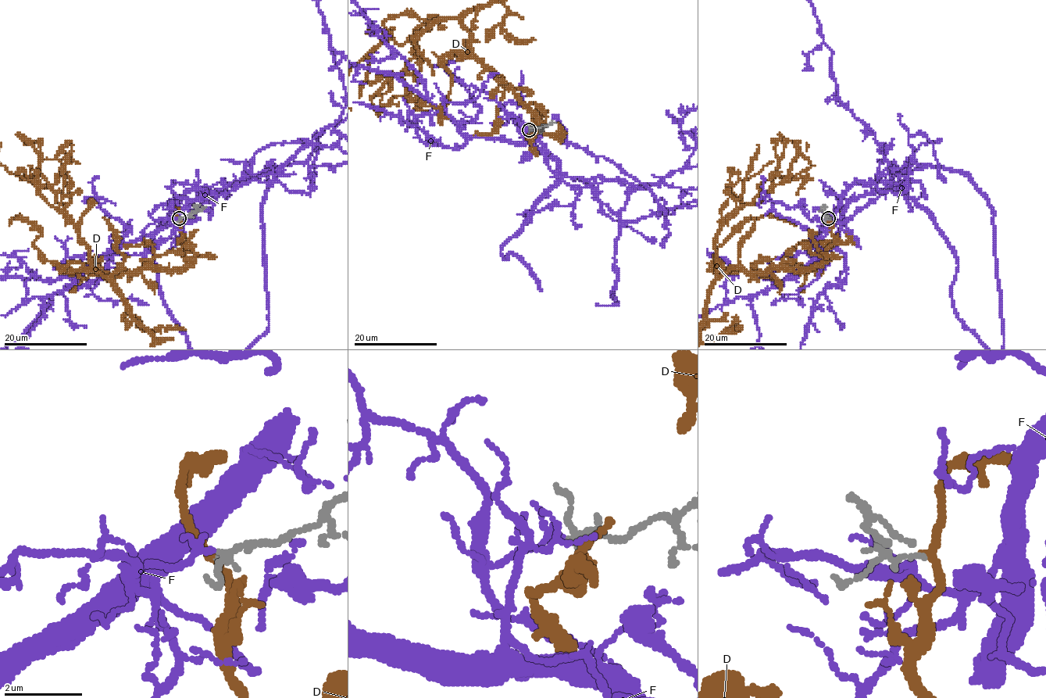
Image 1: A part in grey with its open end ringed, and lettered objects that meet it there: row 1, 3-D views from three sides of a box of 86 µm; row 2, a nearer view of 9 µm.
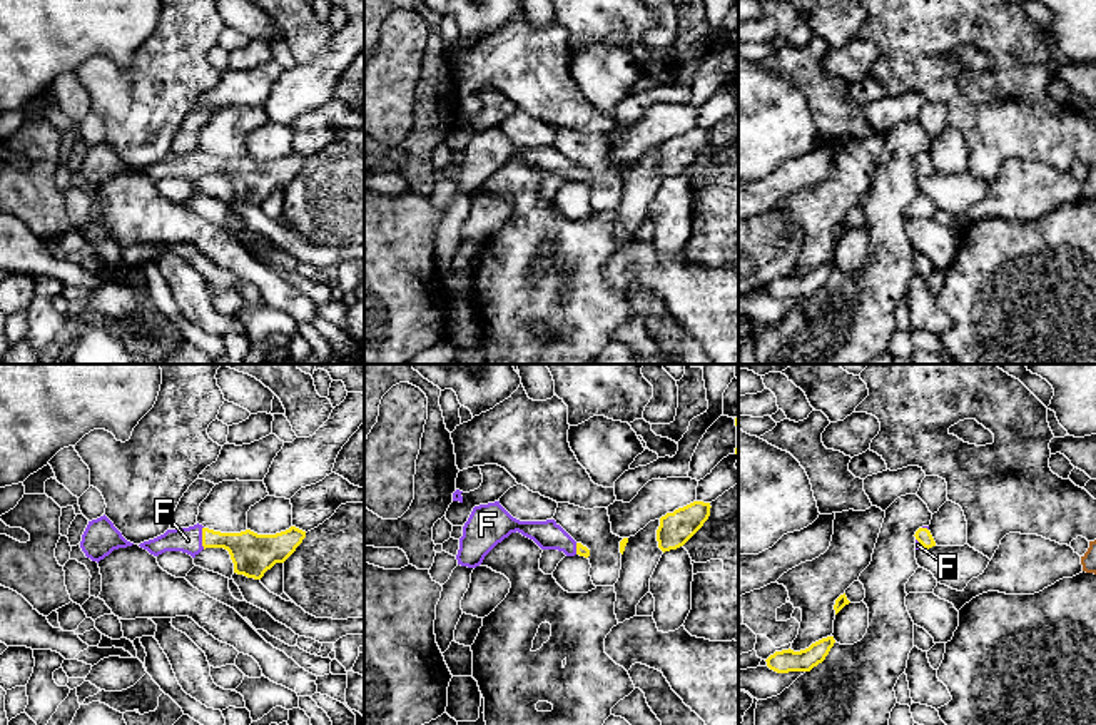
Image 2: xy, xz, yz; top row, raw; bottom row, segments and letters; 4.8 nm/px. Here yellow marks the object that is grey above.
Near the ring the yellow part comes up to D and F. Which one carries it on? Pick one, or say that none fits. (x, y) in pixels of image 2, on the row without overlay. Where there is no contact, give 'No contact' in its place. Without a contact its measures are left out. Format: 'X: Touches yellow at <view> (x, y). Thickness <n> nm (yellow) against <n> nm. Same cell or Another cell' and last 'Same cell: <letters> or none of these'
D: No contact. Another cell
F: Touches yellow at xy (202, 164). Thickness 200 nm (yellow) against 130 nm. Same cell
Same cell: F

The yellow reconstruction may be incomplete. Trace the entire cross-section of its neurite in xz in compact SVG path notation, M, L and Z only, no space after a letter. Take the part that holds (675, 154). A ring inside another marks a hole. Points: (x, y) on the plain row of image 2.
M693 127L660 144L658 174L665 179L683 172L708 145L710 129Z

